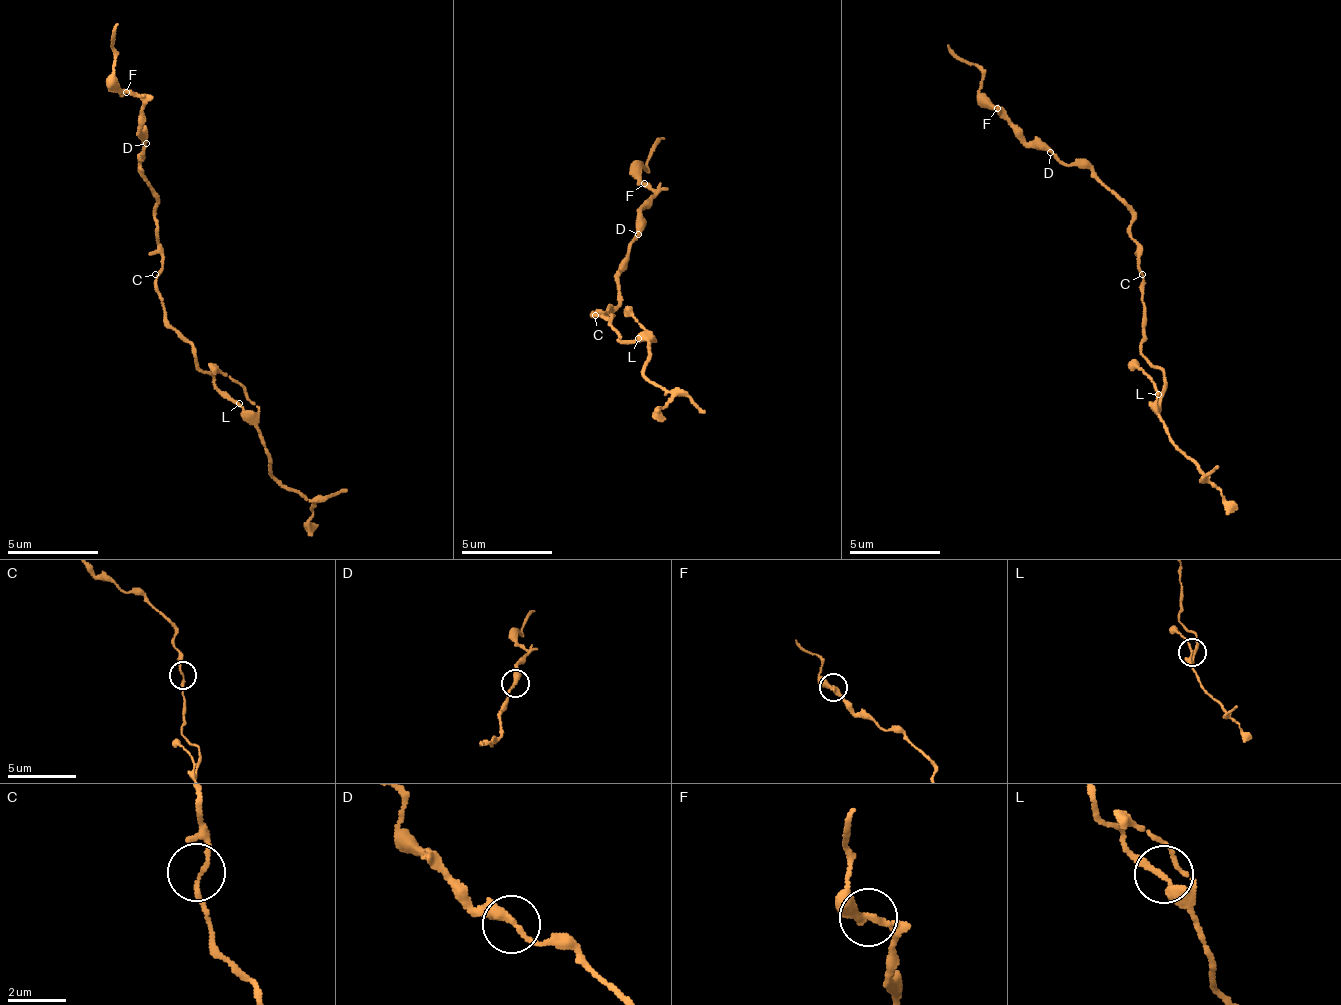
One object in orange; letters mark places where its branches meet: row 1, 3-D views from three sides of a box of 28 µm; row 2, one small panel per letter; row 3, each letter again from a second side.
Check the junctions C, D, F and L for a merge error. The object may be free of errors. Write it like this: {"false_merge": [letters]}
{"false_merge": []}

